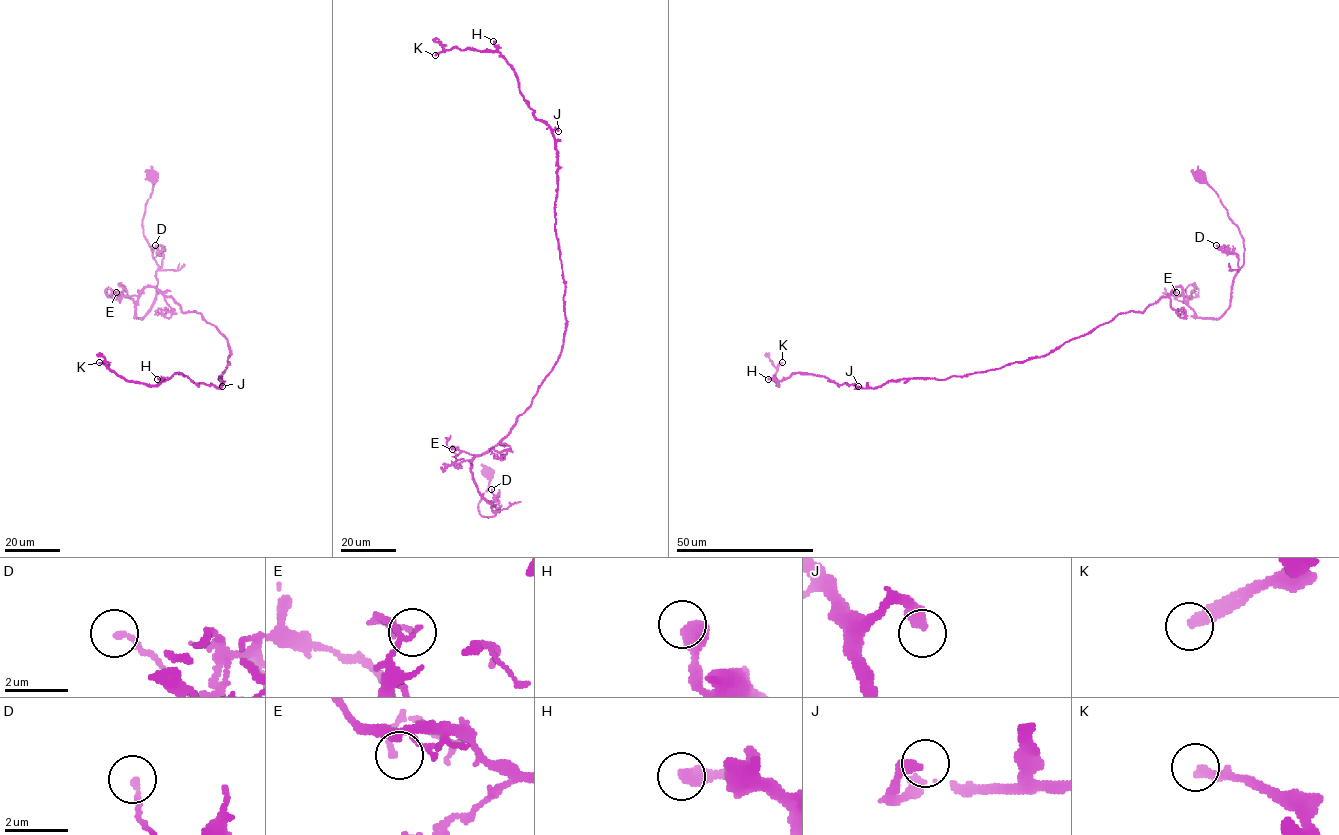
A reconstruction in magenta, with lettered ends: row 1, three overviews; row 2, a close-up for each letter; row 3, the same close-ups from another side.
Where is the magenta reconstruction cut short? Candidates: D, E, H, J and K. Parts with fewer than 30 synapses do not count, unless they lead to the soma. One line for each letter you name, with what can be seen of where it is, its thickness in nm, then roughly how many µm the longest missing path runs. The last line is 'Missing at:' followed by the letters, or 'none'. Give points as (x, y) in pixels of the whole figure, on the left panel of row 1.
K: (99, 362) | 320 nm | 100 µm
Missing at: K

